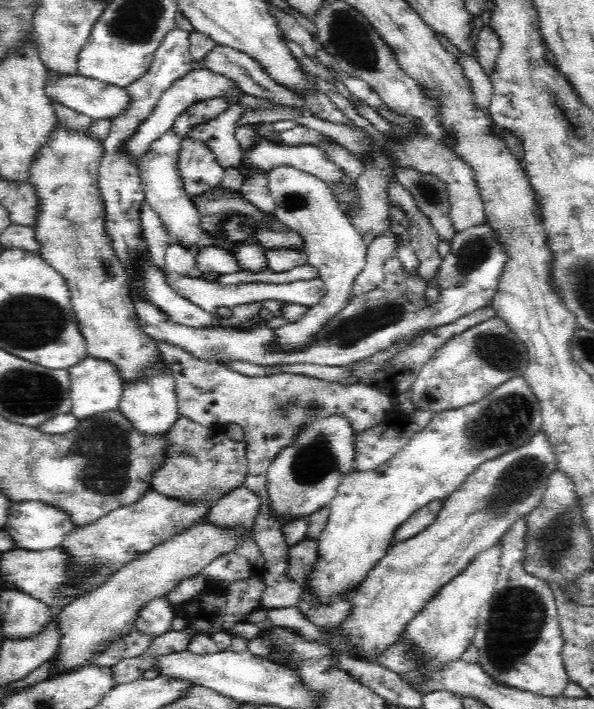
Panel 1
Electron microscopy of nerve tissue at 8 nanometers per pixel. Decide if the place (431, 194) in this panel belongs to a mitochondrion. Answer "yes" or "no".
yes

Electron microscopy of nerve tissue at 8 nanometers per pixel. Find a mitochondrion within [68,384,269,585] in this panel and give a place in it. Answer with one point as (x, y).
(101, 452)

